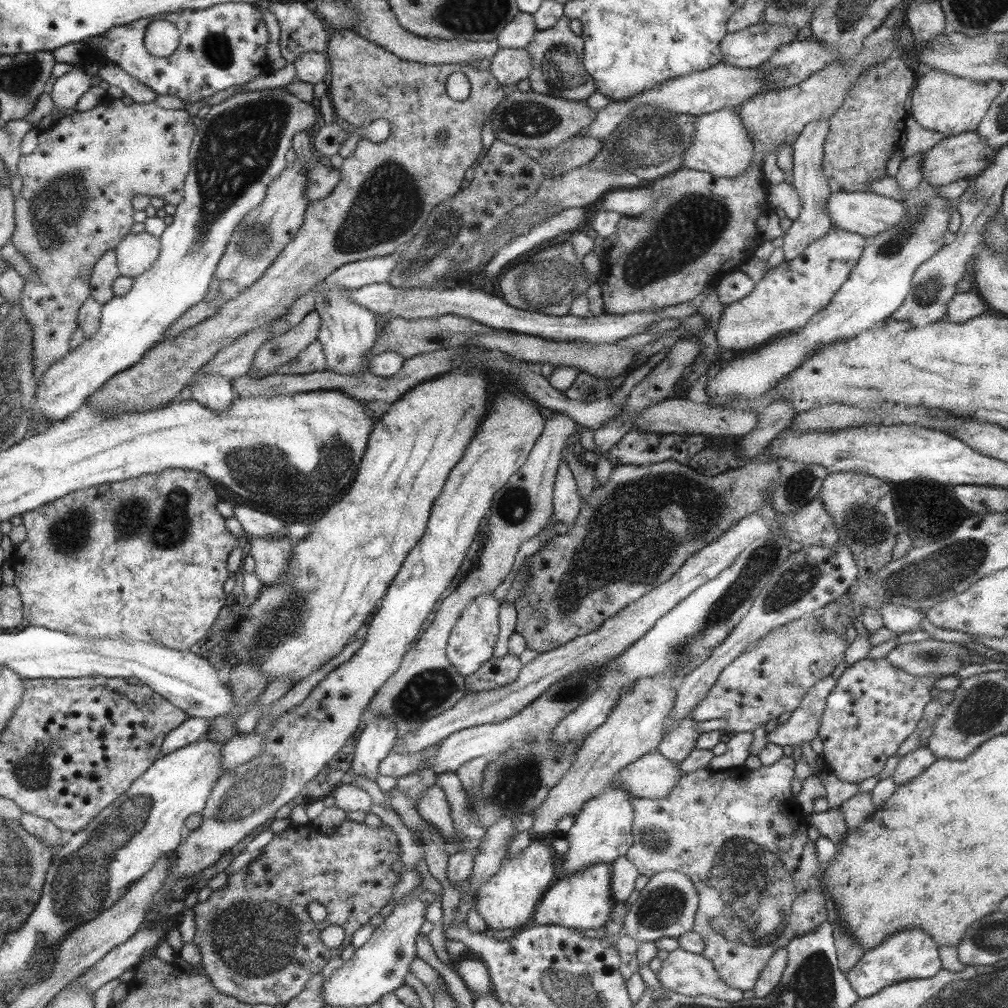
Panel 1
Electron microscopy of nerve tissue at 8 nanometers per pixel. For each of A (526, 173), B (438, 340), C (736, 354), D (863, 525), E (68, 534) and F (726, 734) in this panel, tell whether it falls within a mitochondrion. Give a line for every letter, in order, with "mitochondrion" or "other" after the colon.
A: other
B: other
C: other
D: mitochondrion
E: mitochondrion
F: other

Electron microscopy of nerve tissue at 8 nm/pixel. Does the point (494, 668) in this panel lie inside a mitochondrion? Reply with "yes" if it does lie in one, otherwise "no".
no

